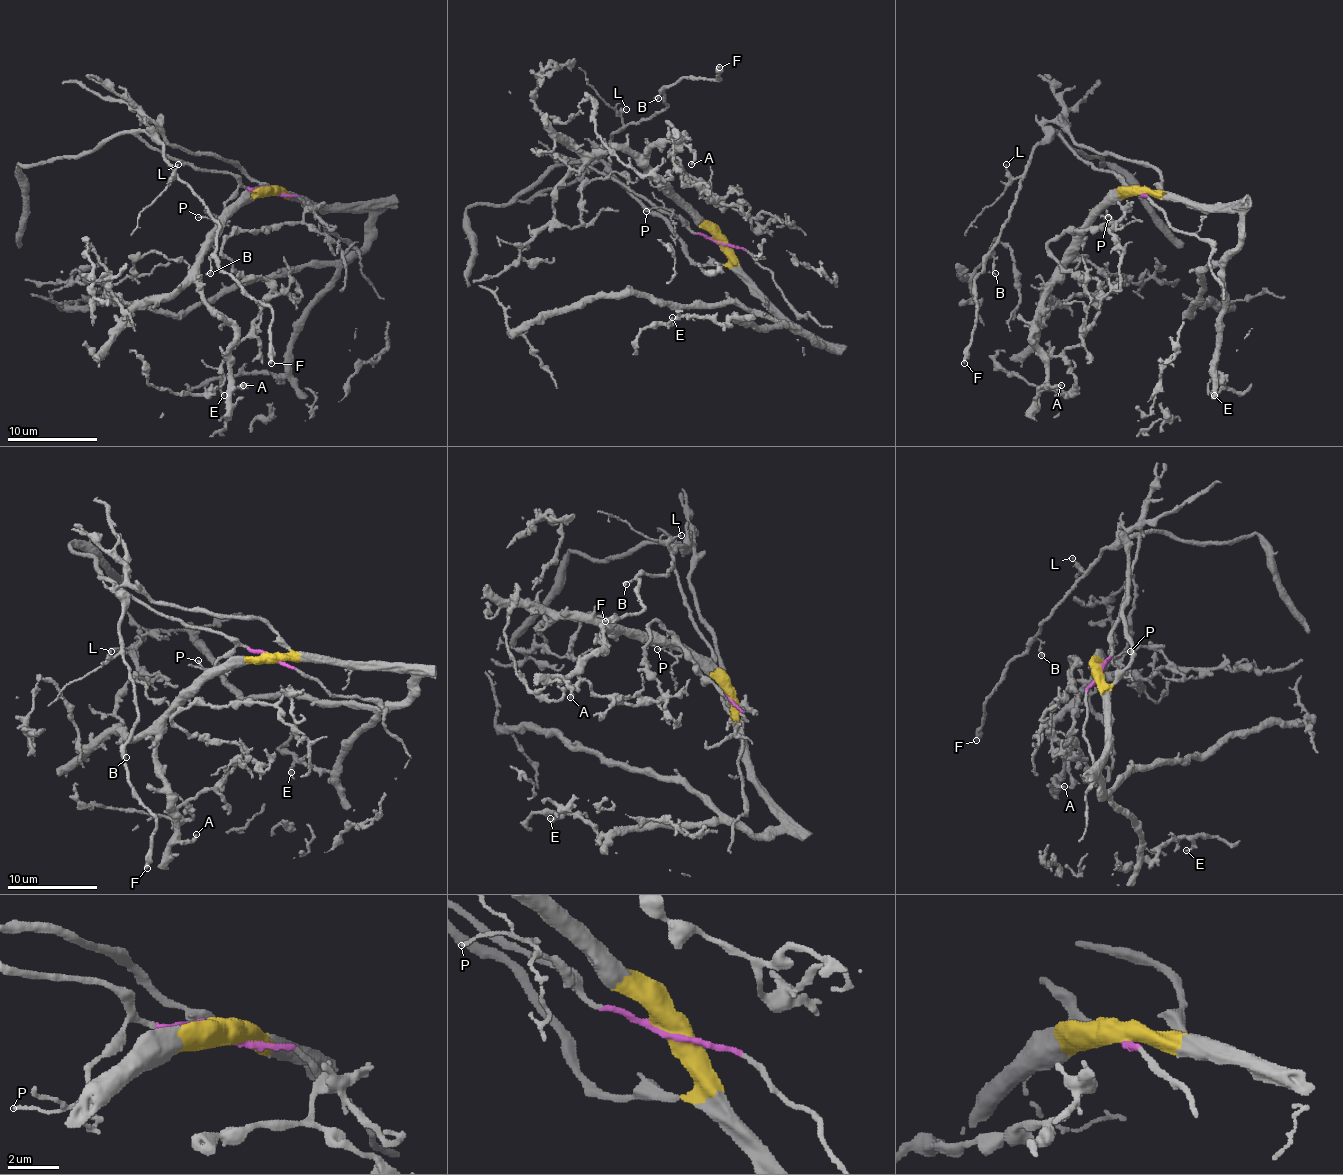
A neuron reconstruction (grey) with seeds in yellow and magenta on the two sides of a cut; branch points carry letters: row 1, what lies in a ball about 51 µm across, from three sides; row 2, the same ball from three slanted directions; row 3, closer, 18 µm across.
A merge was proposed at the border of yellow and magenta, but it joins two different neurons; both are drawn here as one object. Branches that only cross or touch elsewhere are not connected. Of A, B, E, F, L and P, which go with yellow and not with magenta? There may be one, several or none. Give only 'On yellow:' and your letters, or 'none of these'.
On yellow: A, E

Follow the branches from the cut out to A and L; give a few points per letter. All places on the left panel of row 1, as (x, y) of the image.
A: (272, 191), (245, 200), (224, 220), (200, 267), (200, 292), (236, 335), (231, 382), (236, 386), (242, 384)
L: (272, 191), (245, 188), (229, 173), (182, 164), (139, 134), (148, 132), (164, 148), (173, 177), (177, 164)

